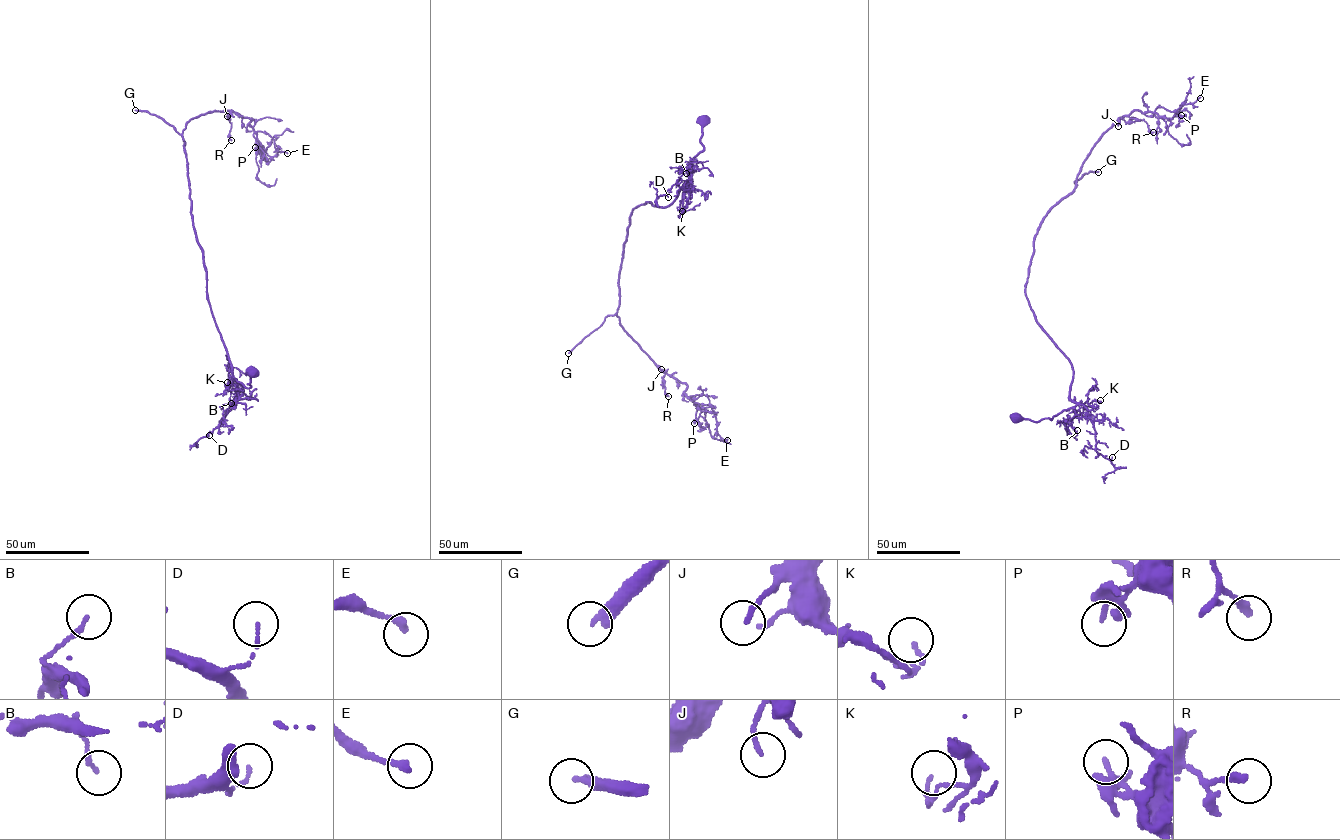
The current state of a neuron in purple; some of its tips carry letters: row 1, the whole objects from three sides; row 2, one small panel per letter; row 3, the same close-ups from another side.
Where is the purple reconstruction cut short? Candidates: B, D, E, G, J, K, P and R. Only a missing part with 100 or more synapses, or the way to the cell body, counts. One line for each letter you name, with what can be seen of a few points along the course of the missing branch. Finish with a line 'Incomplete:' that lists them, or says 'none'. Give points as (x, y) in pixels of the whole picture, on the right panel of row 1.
G: (1098, 172), (1116, 180), (1124, 191), (1139, 199), (1149, 212), (1159, 214), (1162, 195), (1174, 194), (1170, 197)
Incomplete: G

